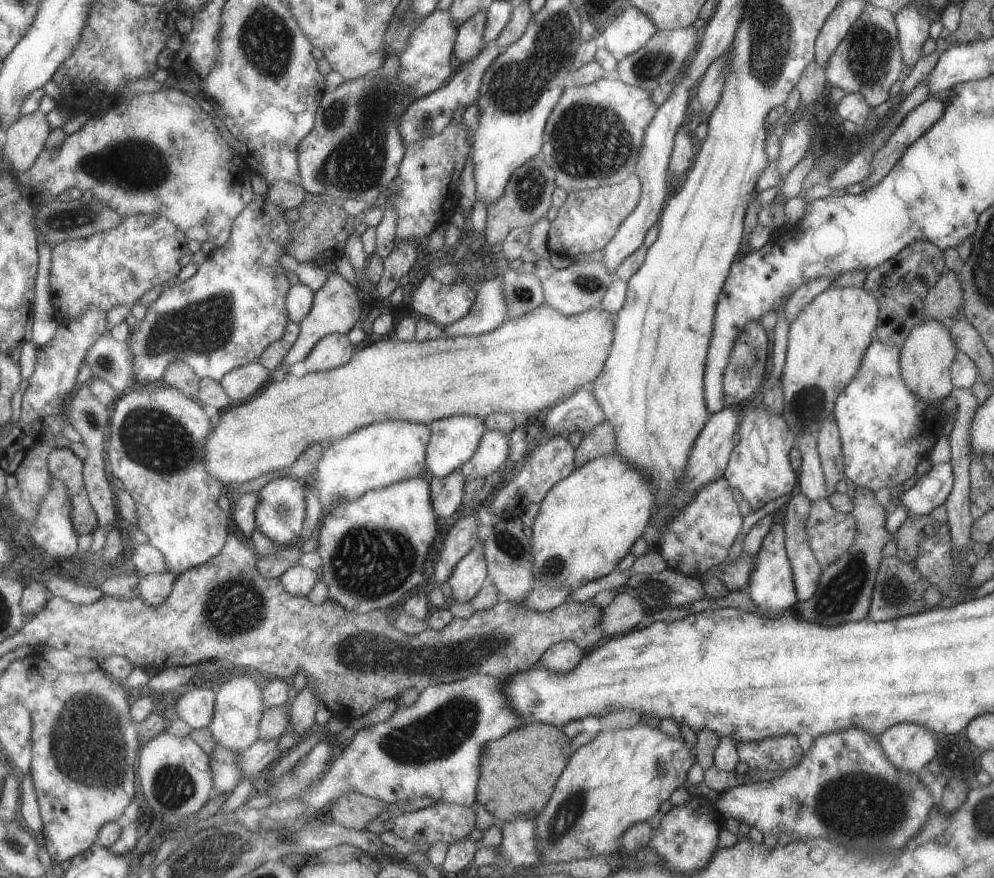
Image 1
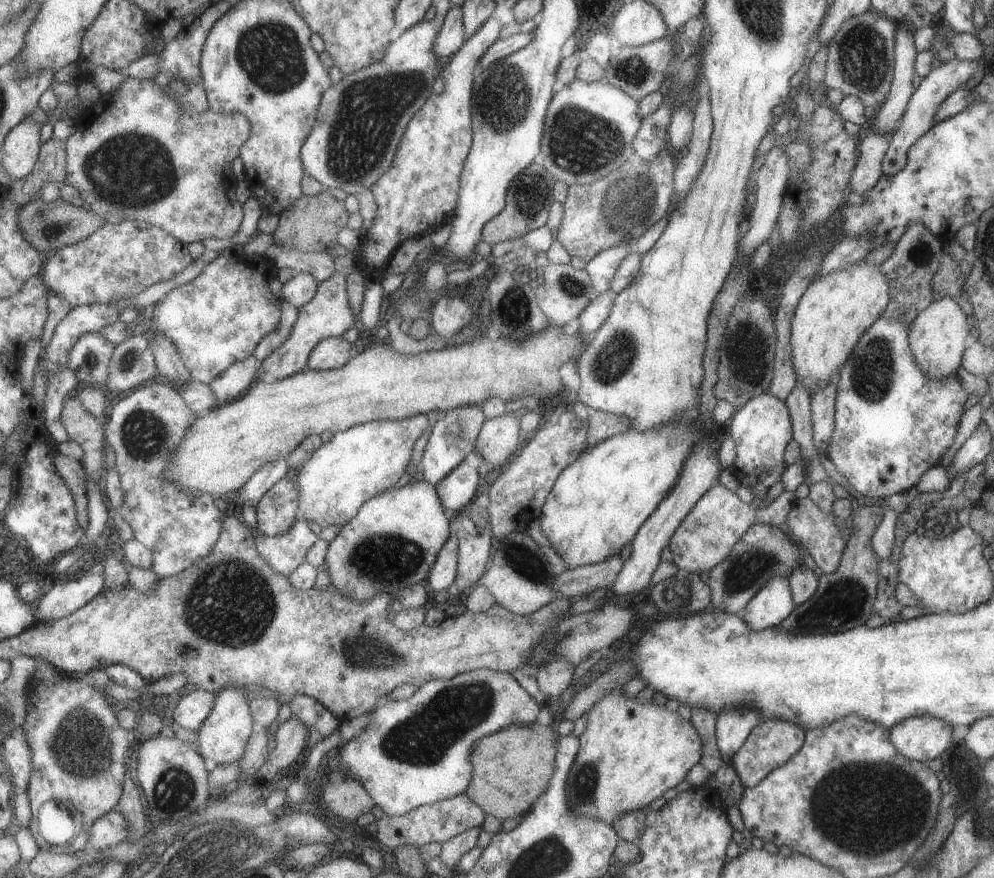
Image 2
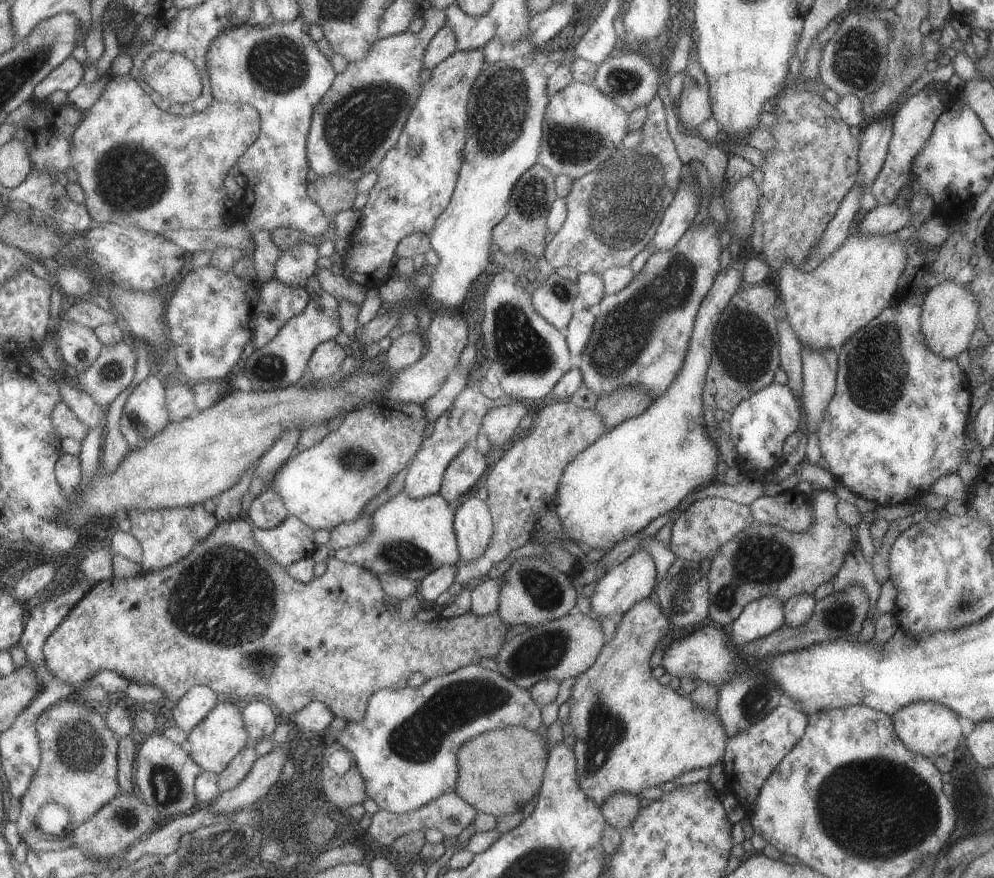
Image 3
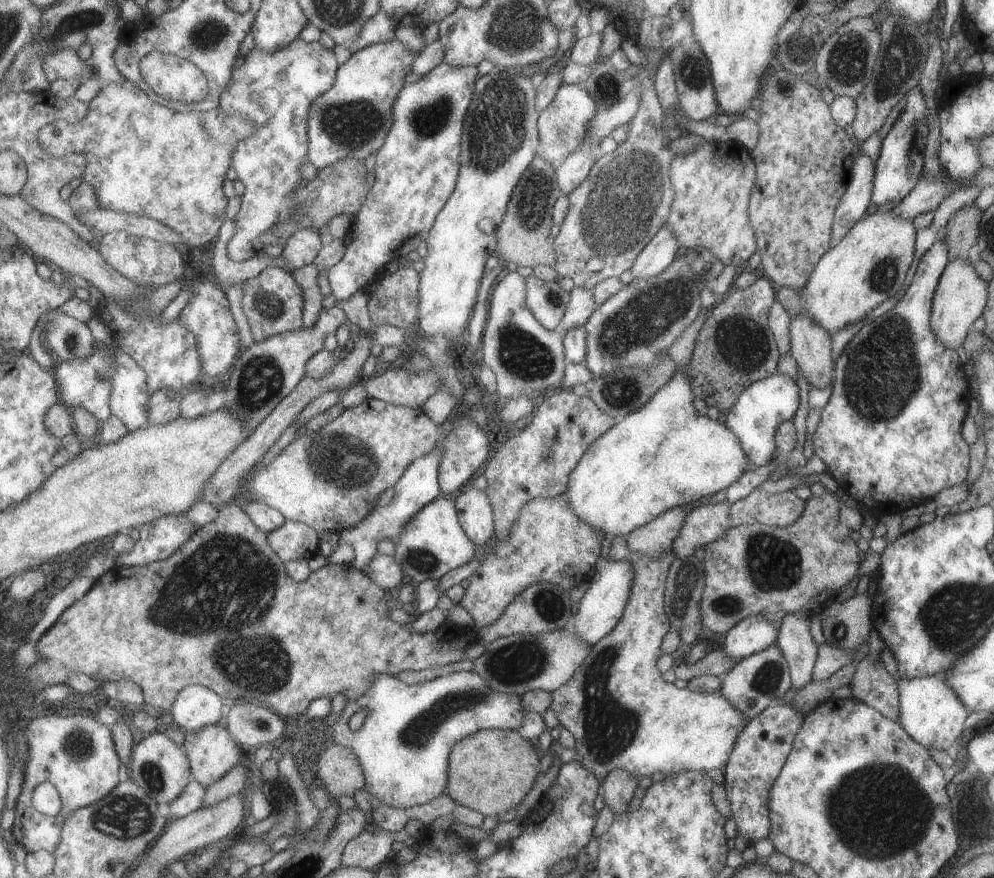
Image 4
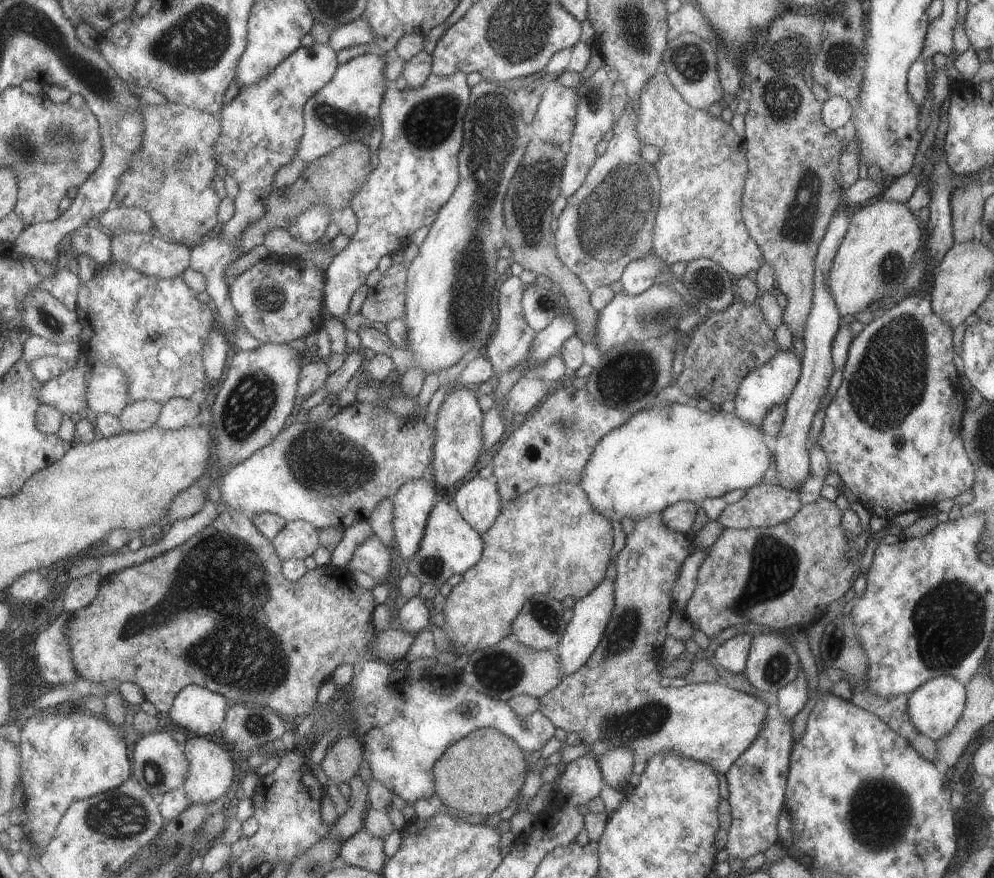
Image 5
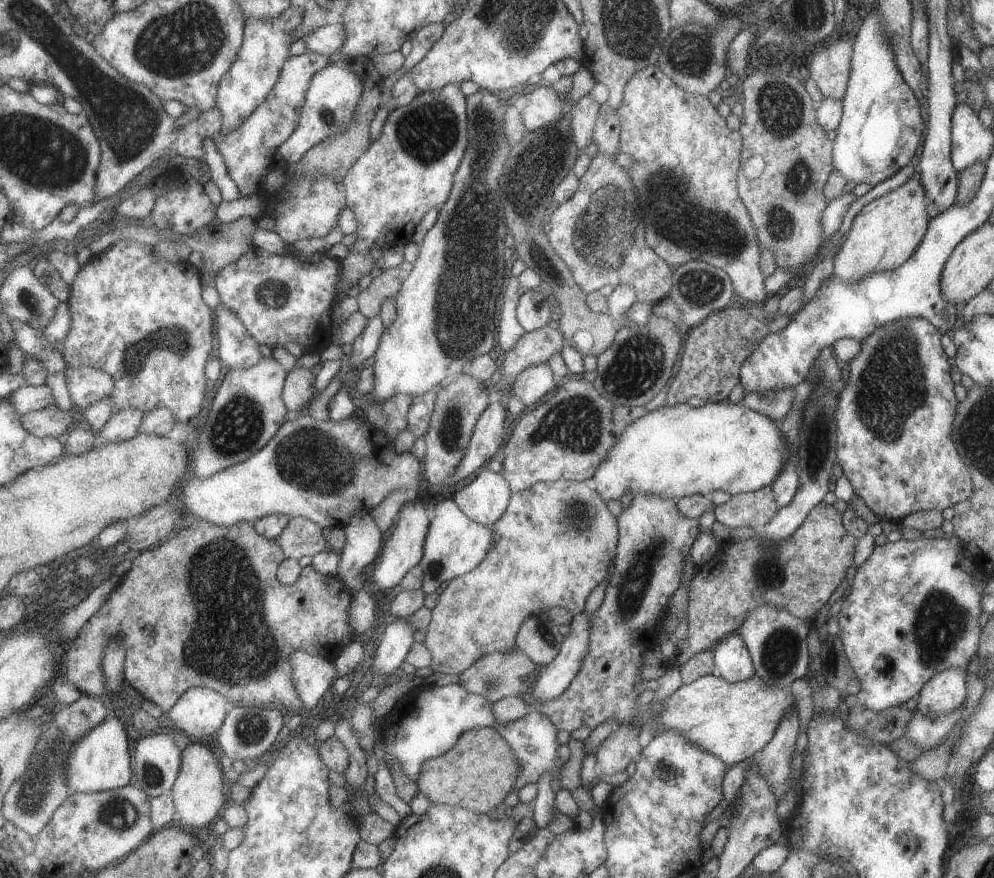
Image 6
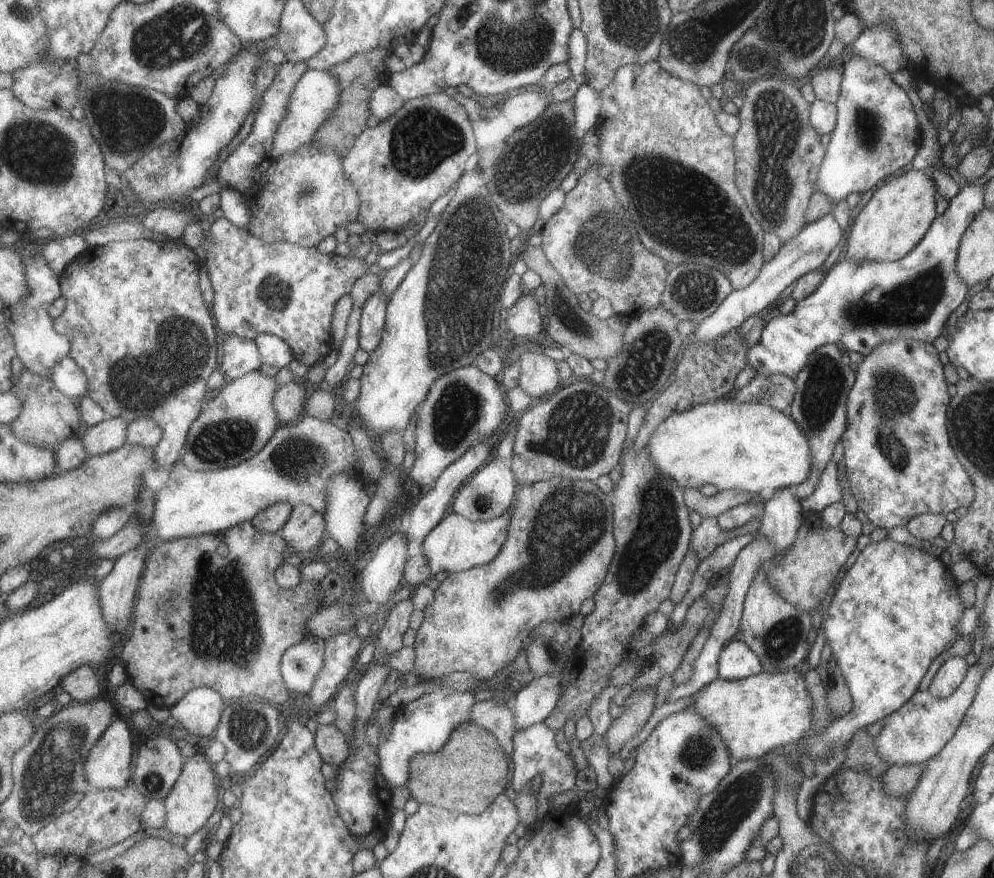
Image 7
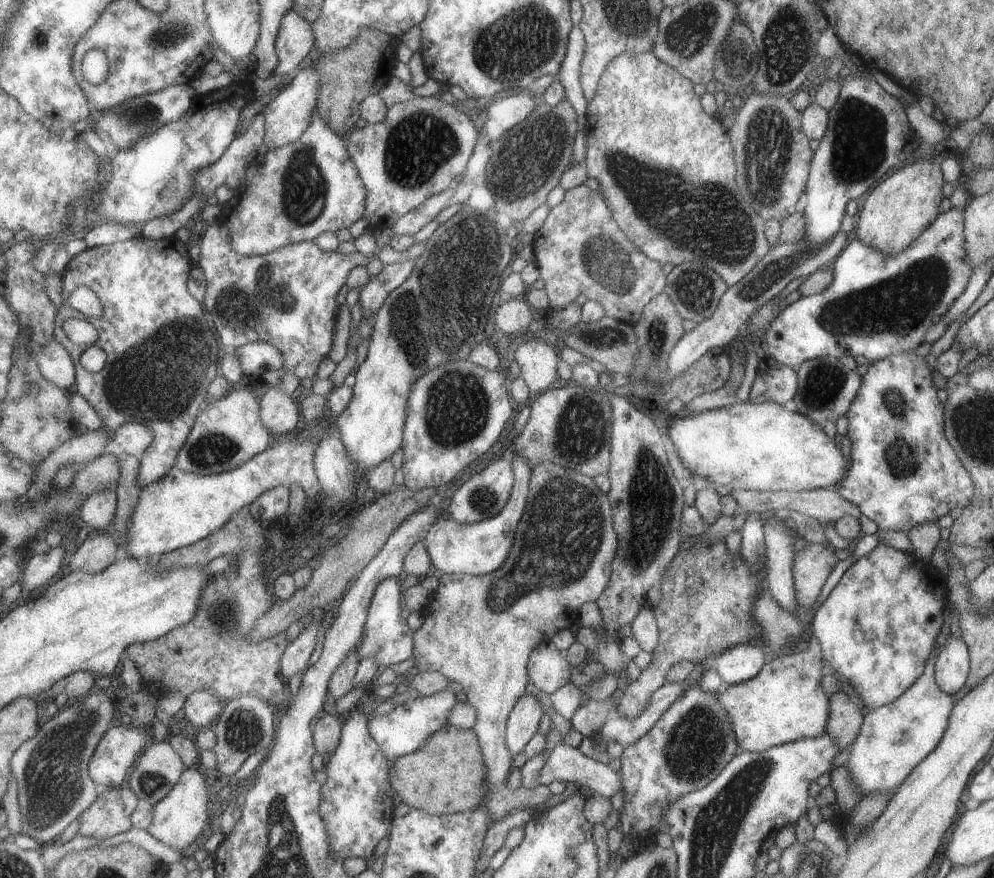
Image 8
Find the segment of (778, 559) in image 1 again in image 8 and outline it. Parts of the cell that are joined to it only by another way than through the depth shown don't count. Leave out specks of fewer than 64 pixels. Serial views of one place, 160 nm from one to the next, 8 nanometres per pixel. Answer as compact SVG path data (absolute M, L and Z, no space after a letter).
M750 643L737 644L712 659L721 681L729 686L745 682L756 676L763 667L761 648Z

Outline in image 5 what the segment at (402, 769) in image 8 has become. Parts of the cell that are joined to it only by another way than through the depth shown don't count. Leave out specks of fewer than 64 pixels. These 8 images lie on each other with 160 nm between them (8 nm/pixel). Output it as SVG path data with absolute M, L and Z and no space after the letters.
M493 727L475 729L469 736L450 746L450 749L436 762L434 770L437 783L436 794L442 798L447 808L467 814L483 814L488 818L511 806L513 798L518 796L527 780L528 764L528 754L514 738Z

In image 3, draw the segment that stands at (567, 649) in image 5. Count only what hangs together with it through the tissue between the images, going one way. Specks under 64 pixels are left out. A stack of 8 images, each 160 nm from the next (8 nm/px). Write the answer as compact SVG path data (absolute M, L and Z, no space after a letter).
M639 548L637 552L633 552L633 556L629 556L623 562L619 562L617 566L613 566L613 568L609 568L595 582L589 597L590 610L596 615L598 621L601 620L600 617L607 617L611 618L616 624L633 604L649 597L656 584L656 567L654 566L653 558L645 550Z

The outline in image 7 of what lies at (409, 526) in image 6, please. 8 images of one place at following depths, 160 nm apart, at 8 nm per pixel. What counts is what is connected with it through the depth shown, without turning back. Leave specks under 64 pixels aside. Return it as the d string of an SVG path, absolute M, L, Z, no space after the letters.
M393 531L376 546L374 557L361 573L365 601L384 603L399 590L401 580L405 580L407 561L411 558L408 542L403 531Z

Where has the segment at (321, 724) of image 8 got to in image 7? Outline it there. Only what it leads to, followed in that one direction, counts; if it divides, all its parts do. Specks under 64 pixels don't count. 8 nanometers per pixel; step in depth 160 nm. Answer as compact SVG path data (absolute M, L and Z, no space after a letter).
M335 724L319 726L315 736L324 762L337 769L350 757L351 744L349 744L346 734Z

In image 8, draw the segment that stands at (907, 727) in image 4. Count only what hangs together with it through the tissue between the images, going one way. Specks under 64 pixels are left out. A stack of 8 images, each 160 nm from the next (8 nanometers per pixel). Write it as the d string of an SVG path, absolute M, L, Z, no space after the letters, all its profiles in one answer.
M947 634L943 646L939 646L935 660L935 685L945 694L954 695L965 684L969 675L969 654L963 640L955 634Z

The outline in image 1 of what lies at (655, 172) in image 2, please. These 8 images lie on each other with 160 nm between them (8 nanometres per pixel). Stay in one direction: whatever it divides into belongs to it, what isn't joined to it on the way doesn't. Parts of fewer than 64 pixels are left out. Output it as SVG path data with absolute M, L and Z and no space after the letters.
M635 173L610 187L571 192L566 203L559 208L557 218L552 221L548 247L551 252L569 258L602 249L617 234L622 222L638 205L639 199L640 180Z

